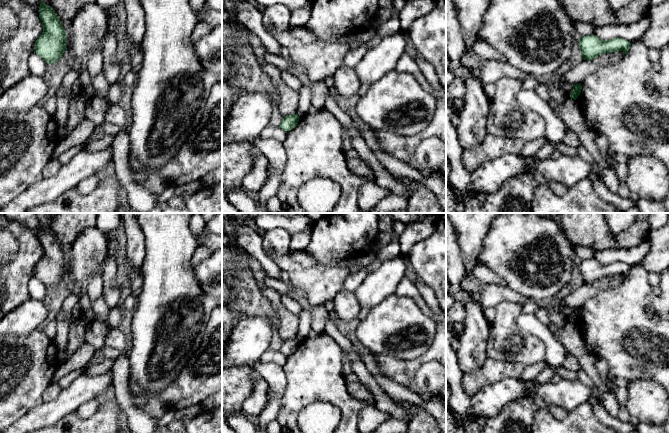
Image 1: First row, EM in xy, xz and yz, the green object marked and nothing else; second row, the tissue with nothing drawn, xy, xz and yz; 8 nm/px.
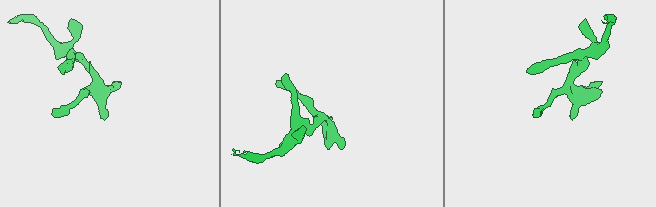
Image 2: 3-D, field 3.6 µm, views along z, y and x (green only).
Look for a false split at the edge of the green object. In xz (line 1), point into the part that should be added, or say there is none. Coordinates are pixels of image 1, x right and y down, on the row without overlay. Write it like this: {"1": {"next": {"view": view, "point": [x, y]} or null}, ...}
{"1": {"next": null}}

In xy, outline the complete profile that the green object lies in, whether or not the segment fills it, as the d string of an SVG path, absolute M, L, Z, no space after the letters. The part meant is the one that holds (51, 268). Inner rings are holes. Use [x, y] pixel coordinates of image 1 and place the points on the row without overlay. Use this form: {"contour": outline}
{"contour": "M43 224L40 226L39 236L43 256L35 265L34 277L47 288L54 288L66 275L66 255L55 235Z"}

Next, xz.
{"contour": "M297 338L286 339L280 348L280 352L286 356L289 356L295 352L299 346L299 340Z"}

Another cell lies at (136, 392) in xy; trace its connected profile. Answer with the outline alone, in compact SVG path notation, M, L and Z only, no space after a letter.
M136 383L129 384L129 392L133 399L133 404L135 407L142 406L147 402L147 397L144 395L144 391Z

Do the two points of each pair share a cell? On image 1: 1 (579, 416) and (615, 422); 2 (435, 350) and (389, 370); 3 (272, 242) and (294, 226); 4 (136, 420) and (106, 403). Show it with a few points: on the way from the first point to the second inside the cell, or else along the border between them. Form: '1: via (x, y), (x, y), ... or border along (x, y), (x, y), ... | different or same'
1: border along (587, 401), (593, 414), (601, 422) | different
2: via (424, 358), (413, 361), (404, 369), (400, 369) | same
3: border along (266, 230), (285, 228), (292, 234) | different
4: border along (111, 393), (123, 412) | different

